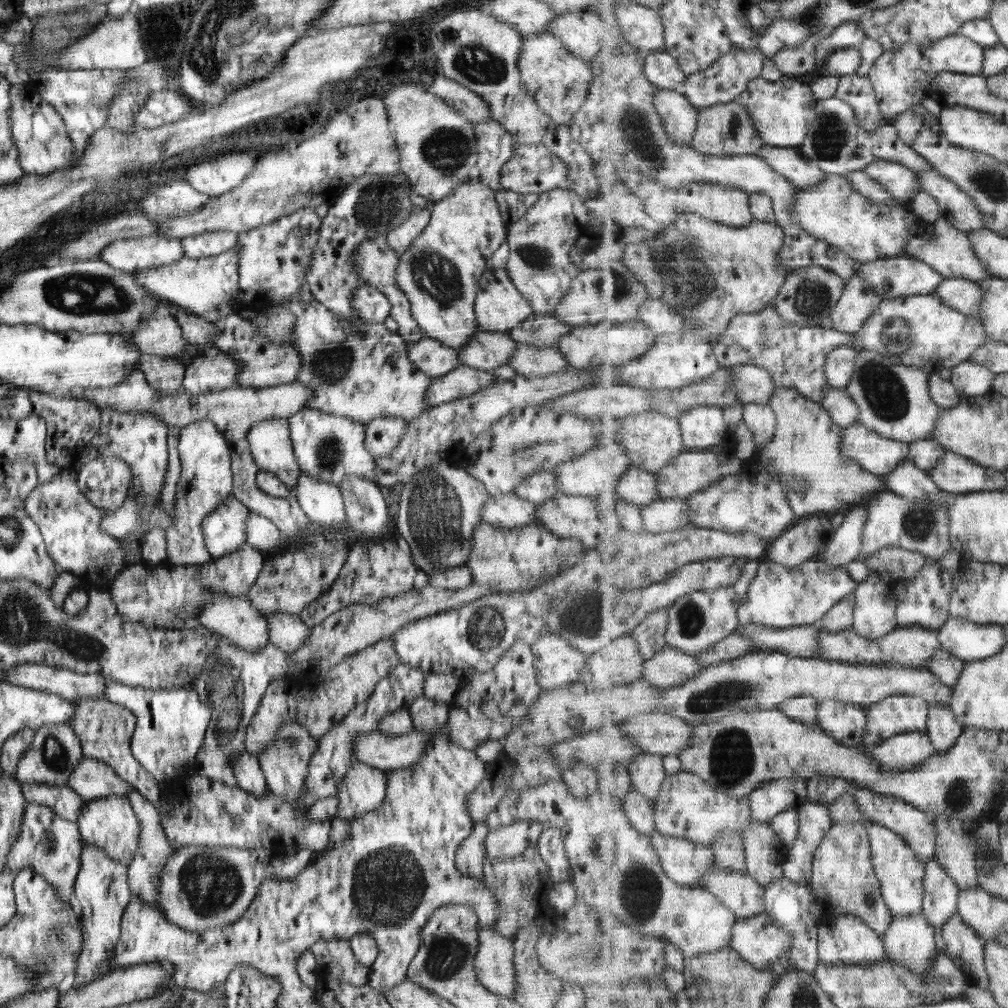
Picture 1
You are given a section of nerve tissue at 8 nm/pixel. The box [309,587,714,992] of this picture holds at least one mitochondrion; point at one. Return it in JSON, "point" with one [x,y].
{"point":[388,886]}

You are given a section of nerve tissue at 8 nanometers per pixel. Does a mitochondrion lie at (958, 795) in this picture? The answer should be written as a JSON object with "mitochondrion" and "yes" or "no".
{"mitochondrion":"yes"}

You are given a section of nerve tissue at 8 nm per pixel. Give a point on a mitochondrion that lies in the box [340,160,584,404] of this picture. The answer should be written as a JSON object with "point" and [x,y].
{"point":[381,201]}

